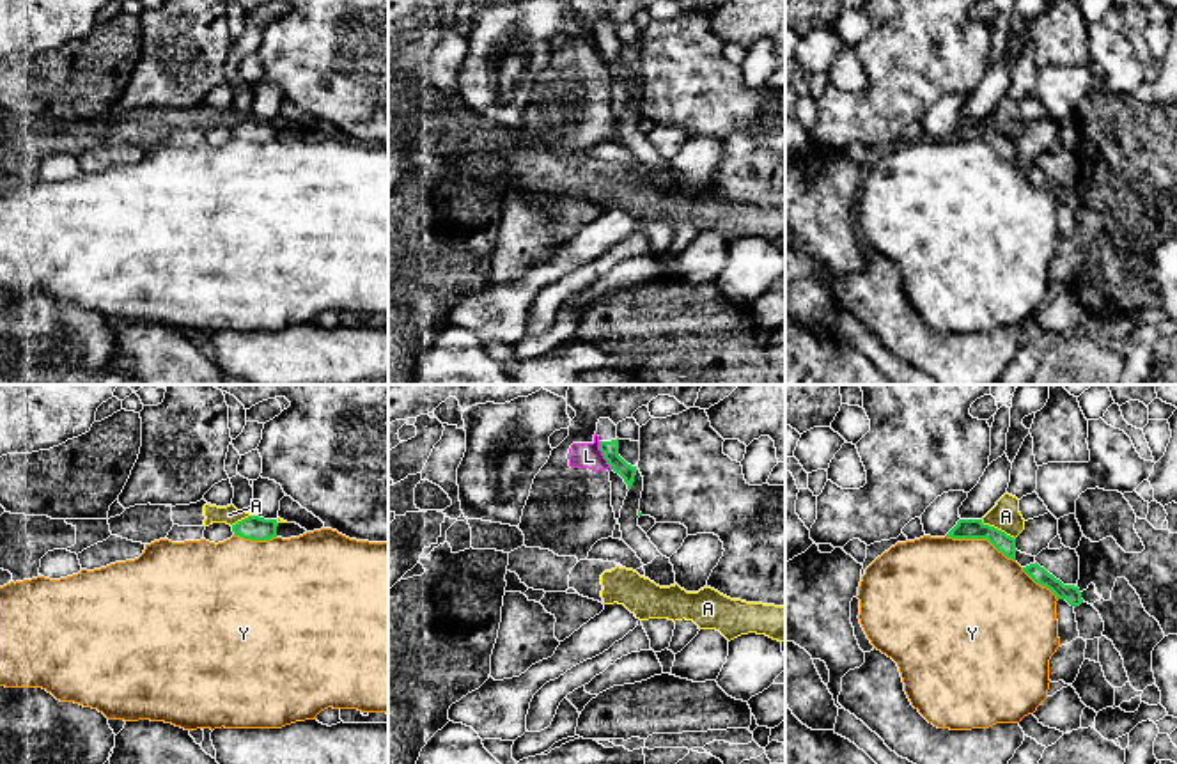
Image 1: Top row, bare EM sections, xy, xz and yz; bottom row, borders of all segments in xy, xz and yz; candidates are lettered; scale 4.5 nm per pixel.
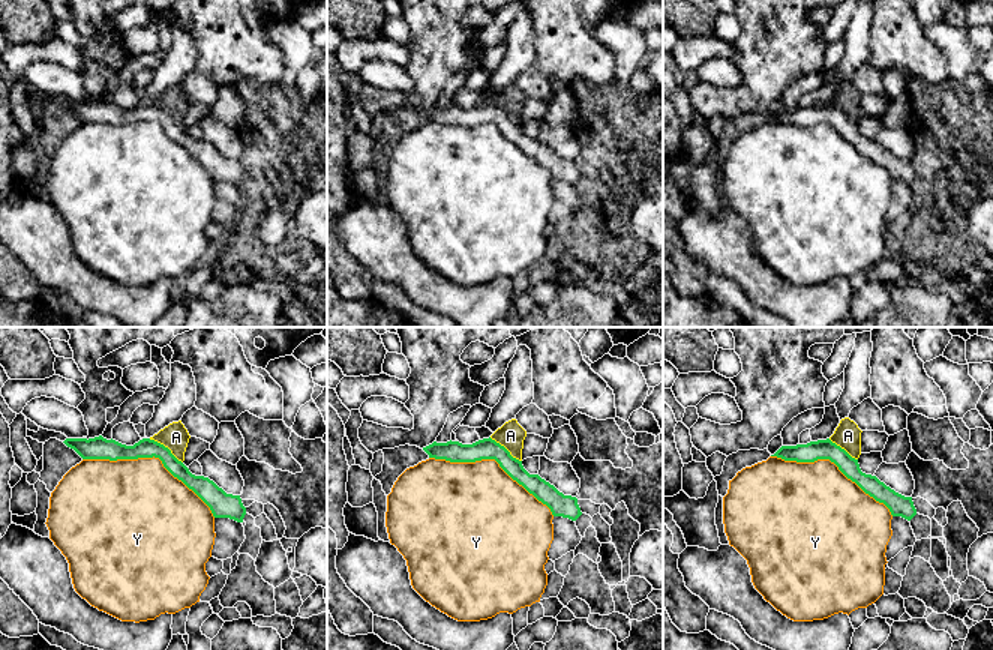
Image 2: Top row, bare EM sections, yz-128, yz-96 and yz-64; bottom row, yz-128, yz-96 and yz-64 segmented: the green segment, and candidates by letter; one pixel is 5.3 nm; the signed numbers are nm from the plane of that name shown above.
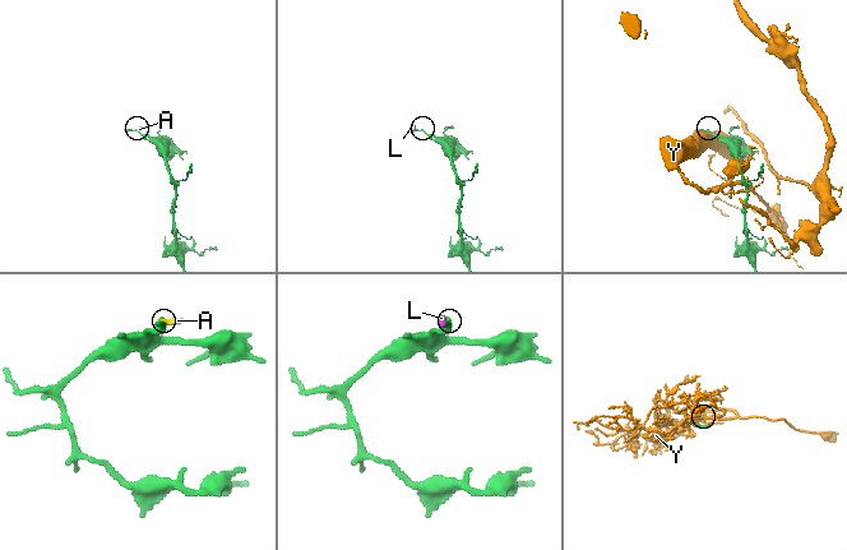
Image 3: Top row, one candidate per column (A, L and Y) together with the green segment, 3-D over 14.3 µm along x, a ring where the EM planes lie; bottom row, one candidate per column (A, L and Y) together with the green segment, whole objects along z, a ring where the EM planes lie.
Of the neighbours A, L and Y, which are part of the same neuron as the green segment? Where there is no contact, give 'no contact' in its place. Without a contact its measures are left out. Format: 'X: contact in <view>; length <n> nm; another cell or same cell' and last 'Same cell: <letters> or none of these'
A: contact in yz; length 180 nm; another cell
L: contact in xz; length 140 nm; another cell
Y: contact in yz; length 340 nm; another cell
Same cell: none of these

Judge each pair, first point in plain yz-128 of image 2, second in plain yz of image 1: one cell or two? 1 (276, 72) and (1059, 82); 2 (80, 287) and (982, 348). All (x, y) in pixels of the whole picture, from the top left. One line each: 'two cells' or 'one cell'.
1: two cells
2: one cell

